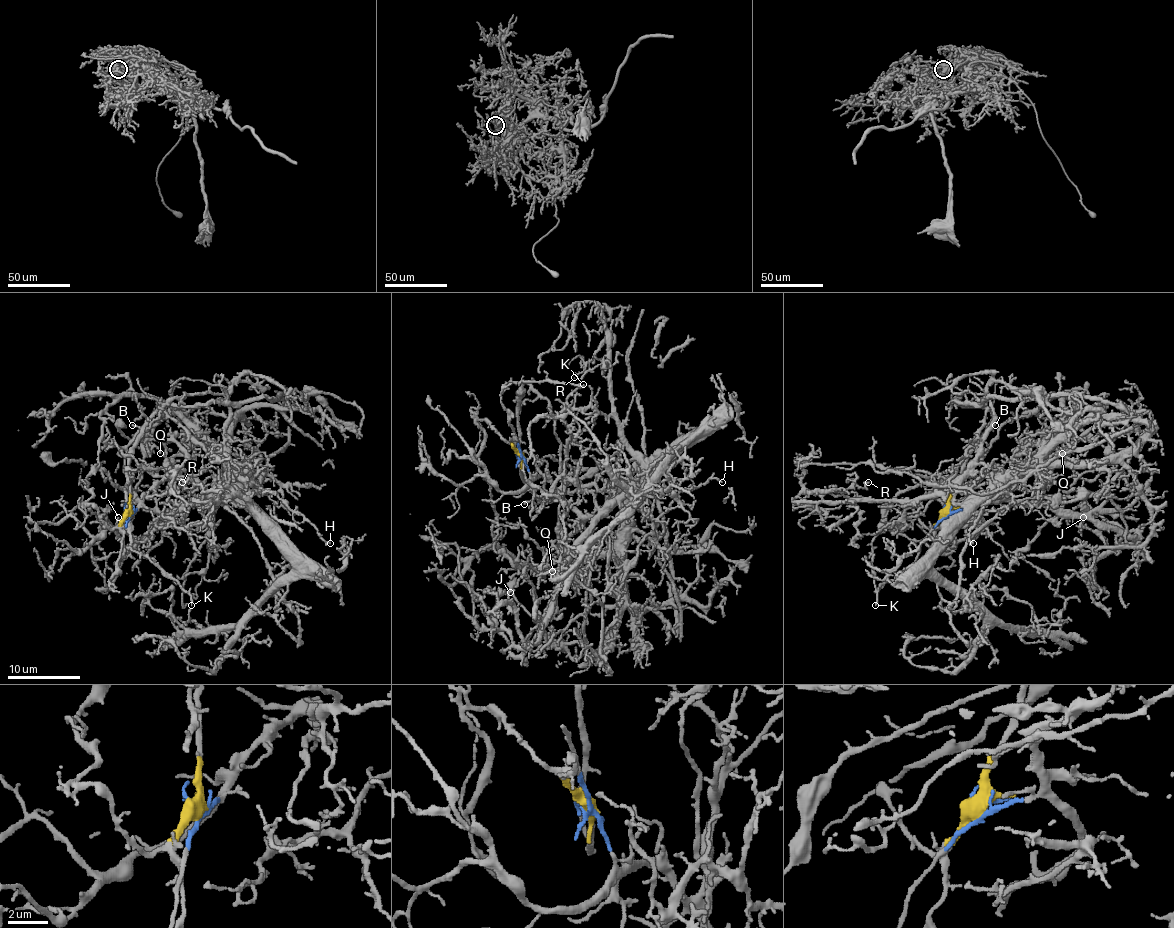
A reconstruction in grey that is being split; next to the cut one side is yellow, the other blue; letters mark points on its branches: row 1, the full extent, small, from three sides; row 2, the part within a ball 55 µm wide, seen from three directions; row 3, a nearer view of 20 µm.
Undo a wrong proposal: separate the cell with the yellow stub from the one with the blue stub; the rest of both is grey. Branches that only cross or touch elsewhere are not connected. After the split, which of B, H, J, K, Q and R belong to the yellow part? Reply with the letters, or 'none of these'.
B, K

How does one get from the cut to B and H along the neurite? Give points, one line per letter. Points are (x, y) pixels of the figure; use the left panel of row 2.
B: (128, 512), (130, 449), (142, 430), (131, 425)
H: (128, 512), (137, 511), (152, 489), (184, 471), (208, 491), (225, 496), (245, 485), (277, 496), (330, 543)

